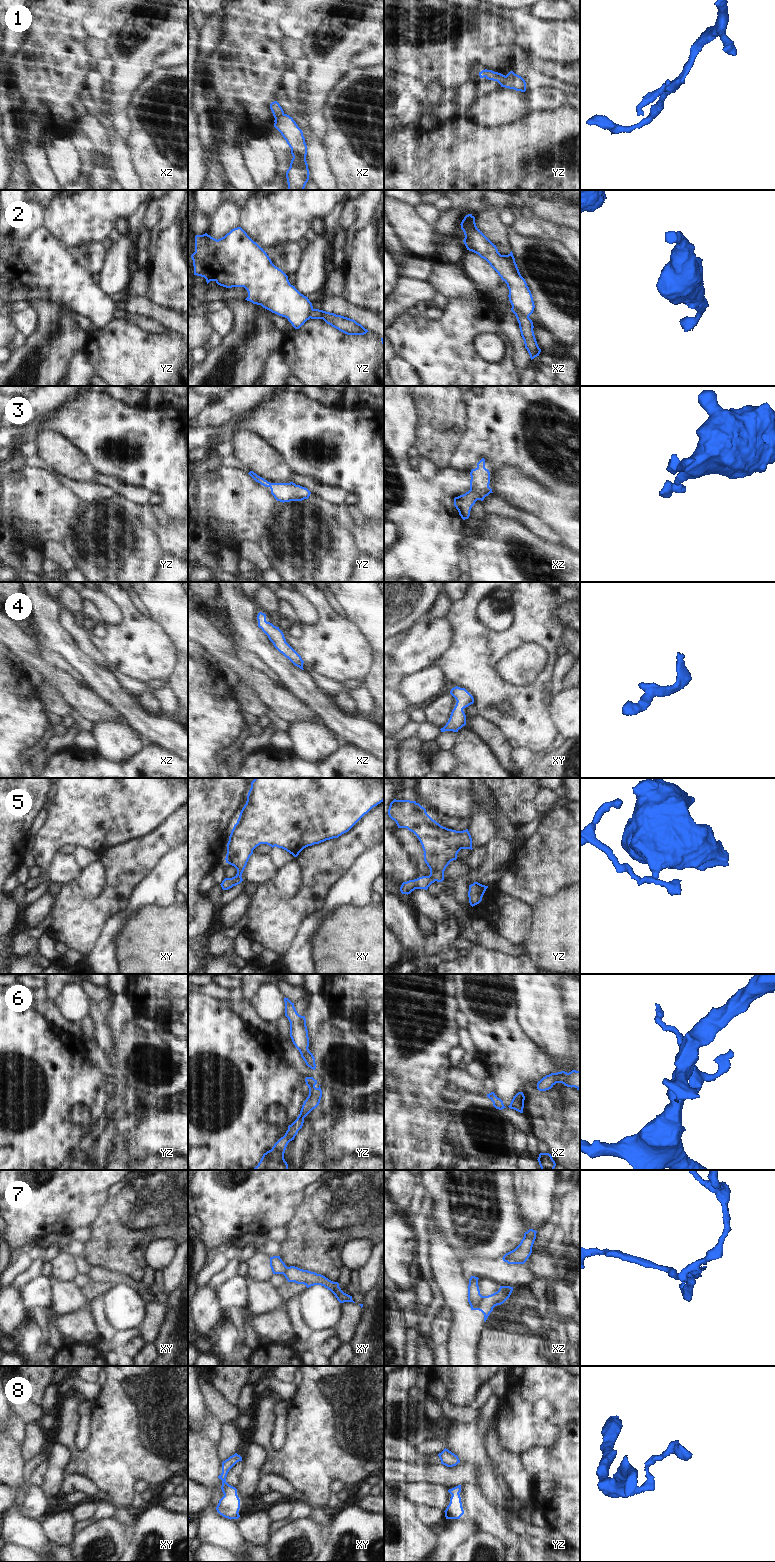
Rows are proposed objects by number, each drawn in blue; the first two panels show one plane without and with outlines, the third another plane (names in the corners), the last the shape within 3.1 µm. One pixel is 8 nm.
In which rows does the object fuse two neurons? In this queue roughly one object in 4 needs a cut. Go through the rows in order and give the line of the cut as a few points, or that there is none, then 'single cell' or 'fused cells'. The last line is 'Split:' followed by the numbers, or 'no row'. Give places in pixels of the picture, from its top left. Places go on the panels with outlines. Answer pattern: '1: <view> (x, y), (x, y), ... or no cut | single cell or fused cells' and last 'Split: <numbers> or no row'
1: yz (505, 76), (503, 86) | fused cells
2: xz (512, 306), (528, 317) | fused cells
3: no cut | single cell
4: no cut | single cell
5: yz (429, 875), (435, 880) | fused cells
6: no cut | single cell
7: xz (482, 1296), (475, 1306), (471, 1306) | fused cells
8: no cut | single cell
Split: 1, 2, 5, 7

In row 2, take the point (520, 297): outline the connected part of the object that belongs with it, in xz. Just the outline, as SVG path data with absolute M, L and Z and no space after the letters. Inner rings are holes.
M468 214L461 222L461 229L464 232L465 238L463 240L467 250L478 254L485 259L490 266L498 273L501 279L507 284L509 289L509 301L513 308L516 308L525 316L530 316L535 308L533 297L525 279L521 276L512 251L508 255L501 255L498 252L496 245L494 245L476 226L475 217Z

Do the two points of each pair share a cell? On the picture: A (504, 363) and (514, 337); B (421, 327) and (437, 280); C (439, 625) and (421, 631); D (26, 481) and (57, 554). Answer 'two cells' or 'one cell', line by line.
A: two cells
B: two cells
C: one cell
D: two cells

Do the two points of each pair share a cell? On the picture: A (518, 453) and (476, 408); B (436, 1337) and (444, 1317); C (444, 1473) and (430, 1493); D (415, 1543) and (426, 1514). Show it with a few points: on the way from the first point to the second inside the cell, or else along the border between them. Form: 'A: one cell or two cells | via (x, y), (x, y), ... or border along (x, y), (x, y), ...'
A: one cell | via (510, 442), (487, 419)
B: one cell | via (439, 1332), (443, 1322)
C: two cells | border along (412, 1482), (441, 1484), (447, 1490)
D: two cells | border along (416, 1507), (418, 1517), (424, 1523), (435, 1528)

